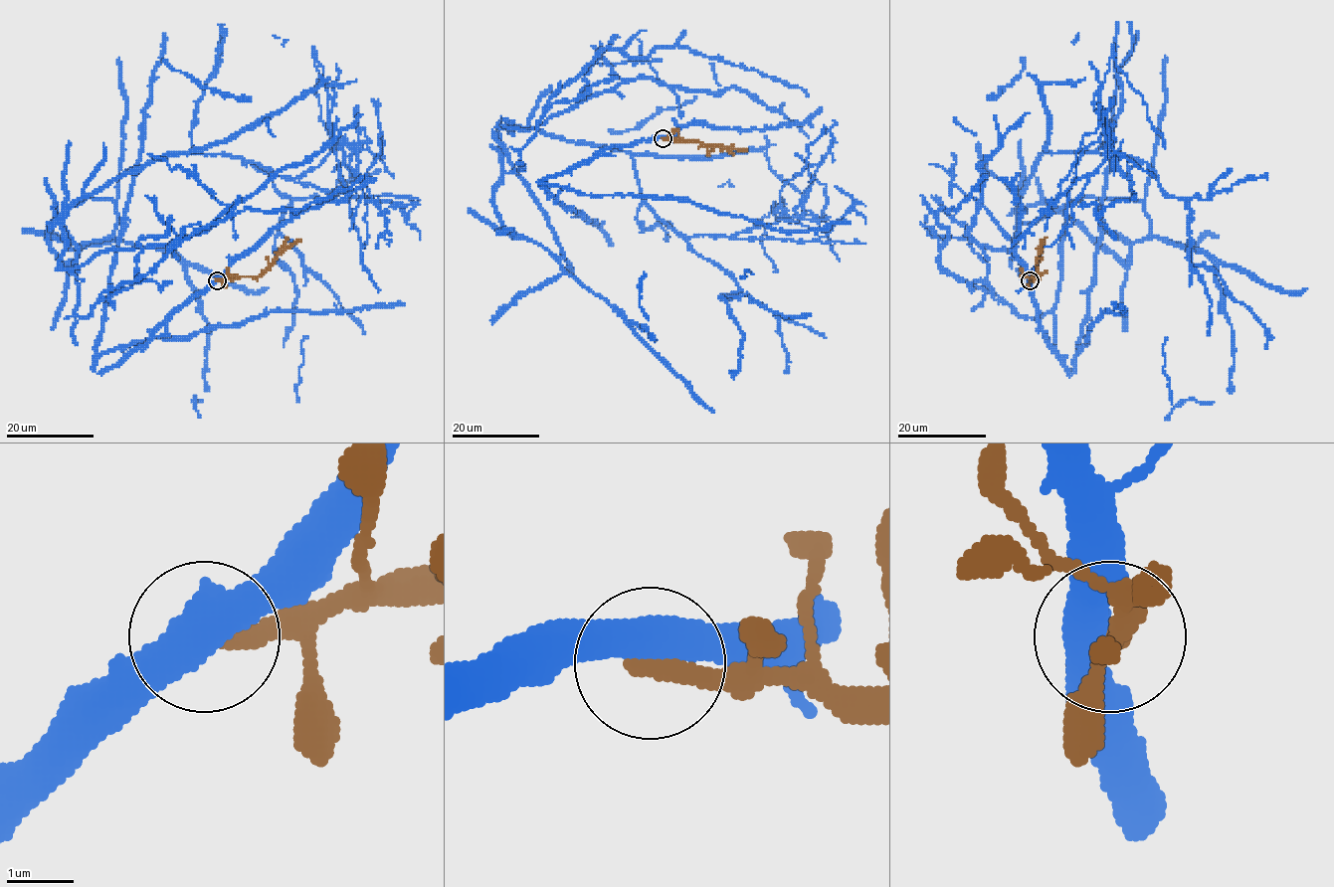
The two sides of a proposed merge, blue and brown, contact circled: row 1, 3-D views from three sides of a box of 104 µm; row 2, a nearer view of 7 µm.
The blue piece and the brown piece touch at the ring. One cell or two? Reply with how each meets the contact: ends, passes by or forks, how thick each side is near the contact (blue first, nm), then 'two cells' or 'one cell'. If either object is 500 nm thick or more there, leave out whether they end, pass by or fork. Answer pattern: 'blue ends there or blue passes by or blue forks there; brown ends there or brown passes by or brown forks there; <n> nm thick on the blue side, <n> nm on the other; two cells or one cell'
550 nm thick on the blue side, 320 nm on the other; two cells

